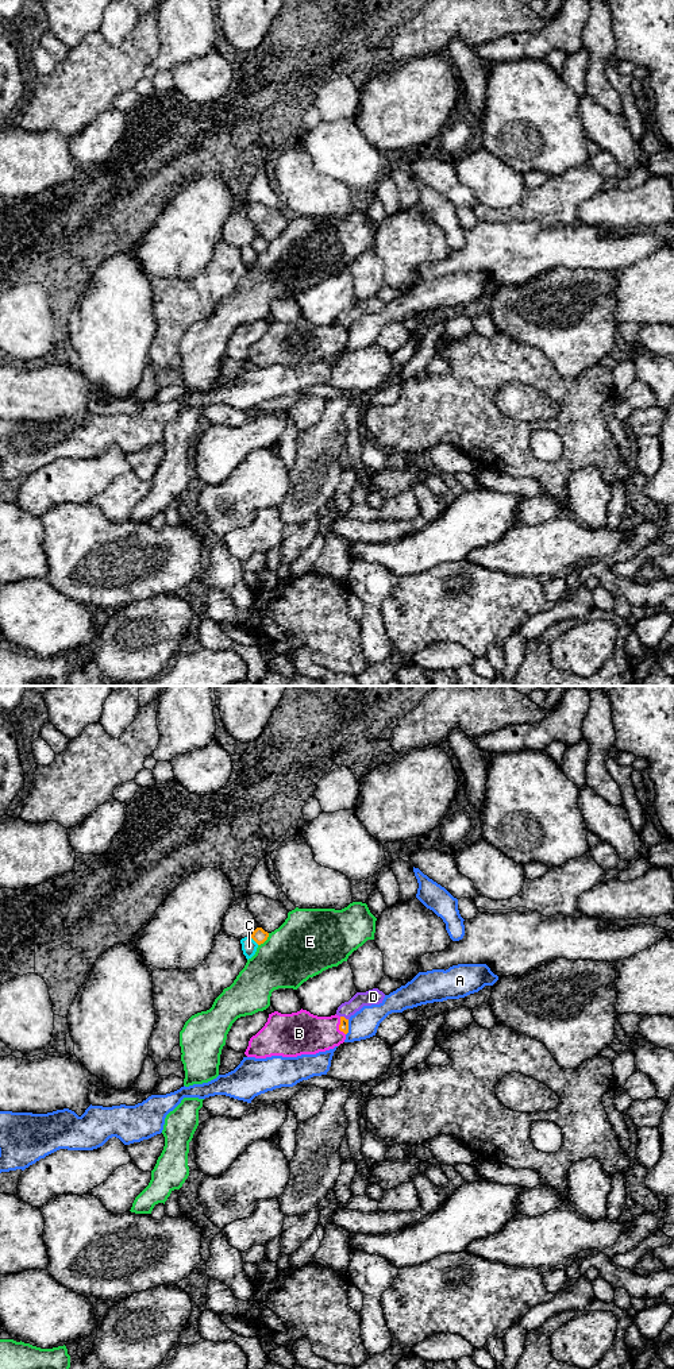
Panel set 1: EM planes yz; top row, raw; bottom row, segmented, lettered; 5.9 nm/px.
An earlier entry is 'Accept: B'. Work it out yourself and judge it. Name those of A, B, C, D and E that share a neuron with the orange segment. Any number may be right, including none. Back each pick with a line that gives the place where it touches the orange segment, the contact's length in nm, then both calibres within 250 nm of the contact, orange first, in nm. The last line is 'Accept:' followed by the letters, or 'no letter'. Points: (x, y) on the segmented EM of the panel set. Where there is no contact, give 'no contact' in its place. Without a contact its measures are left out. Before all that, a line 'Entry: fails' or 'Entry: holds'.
Entry: holds
B: meets orange in yz at (339, 1026); contact 120 nm long; 60 nm thick on the orange side, 260 nm on the other
Accept: B

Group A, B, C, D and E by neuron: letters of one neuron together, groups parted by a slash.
A / B / C / D / E

